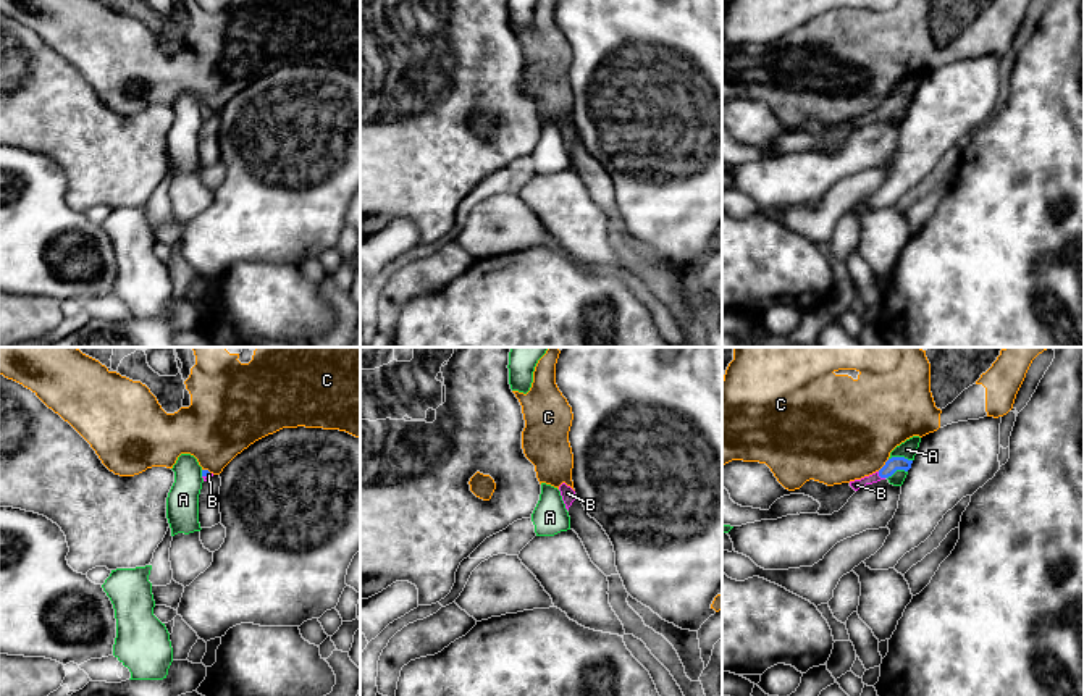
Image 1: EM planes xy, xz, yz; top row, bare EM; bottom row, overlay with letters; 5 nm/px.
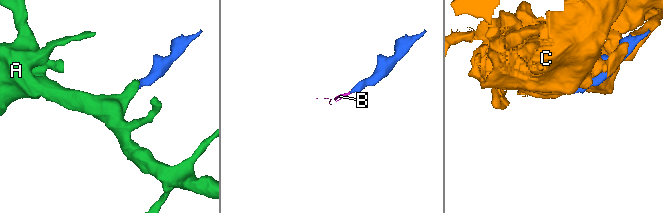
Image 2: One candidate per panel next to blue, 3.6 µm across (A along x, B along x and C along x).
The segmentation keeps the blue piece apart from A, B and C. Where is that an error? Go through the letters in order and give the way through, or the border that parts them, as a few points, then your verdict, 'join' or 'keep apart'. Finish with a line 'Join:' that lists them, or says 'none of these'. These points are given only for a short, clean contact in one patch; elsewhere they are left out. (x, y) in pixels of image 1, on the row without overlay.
A: border along yz (889, 96), (907, 96), (911, 99); keep apart
B: runs through yz (894, 102), (881, 115), (857, 123); join
C: keep apart
Join: B

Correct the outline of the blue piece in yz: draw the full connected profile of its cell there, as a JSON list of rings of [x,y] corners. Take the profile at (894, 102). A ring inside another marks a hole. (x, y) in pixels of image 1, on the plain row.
[[[892,95],[885,100],[885,103],[879,110],[876,110],[869,115],[864,115],[861,118],[850,119],[850,124],[855,129],[858,129],[858,128],[864,126],[866,123],[872,123],[872,121],[877,121],[880,118],[892,115],[897,108],[908,110],[911,107],[911,102],[913,102],[913,99],[908,99],[905,95]]]

